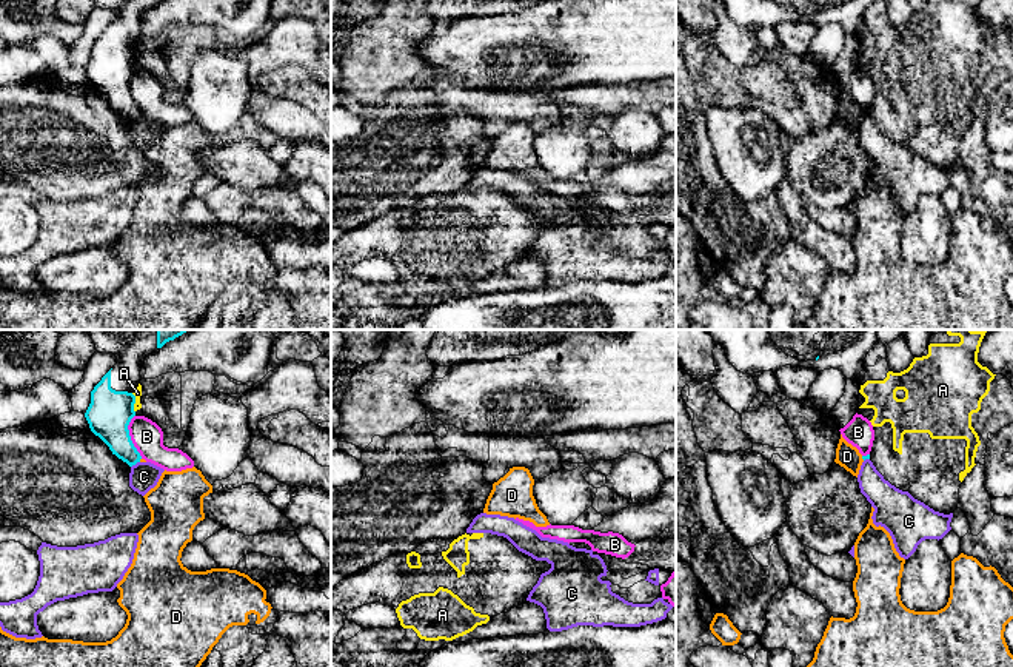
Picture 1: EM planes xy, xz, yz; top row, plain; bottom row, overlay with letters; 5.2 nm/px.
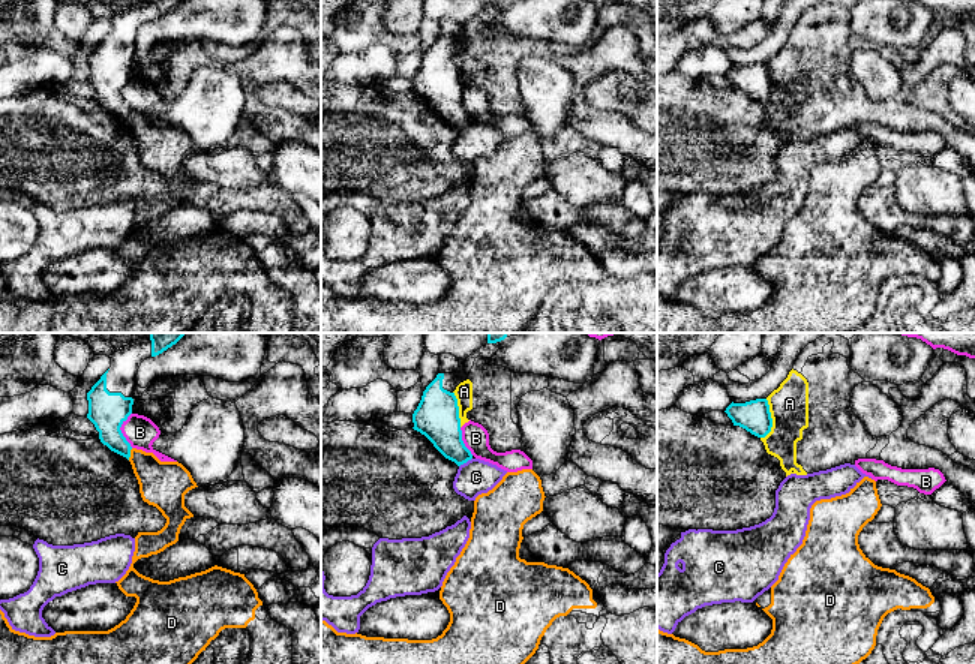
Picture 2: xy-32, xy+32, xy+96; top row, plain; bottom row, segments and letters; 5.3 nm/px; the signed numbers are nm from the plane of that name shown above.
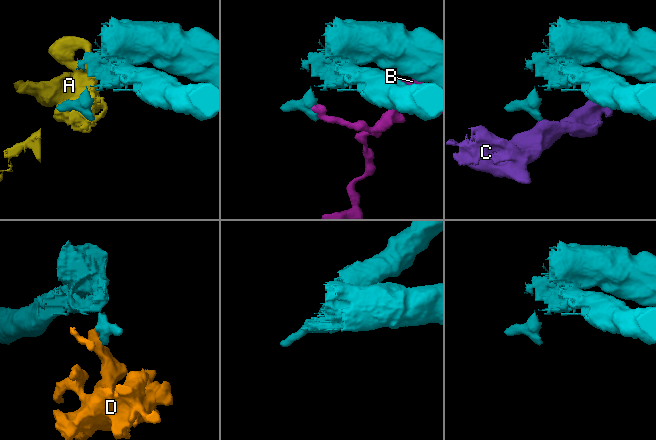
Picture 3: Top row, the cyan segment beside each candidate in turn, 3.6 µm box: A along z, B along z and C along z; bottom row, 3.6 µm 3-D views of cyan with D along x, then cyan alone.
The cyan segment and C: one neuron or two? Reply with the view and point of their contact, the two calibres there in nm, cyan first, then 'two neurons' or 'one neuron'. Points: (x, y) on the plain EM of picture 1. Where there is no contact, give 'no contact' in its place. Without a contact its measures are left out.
xy (134, 119) | 180/150 nm | two neurons

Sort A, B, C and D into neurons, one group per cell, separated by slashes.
A / B / C / D

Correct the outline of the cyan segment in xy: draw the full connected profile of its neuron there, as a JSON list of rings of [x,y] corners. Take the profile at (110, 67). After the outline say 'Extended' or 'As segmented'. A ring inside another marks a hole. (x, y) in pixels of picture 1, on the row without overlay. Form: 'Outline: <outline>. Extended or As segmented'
Outline: [[[95,0],[99,8],[112,8],[117,18],[91,46],[91,59],[85,68],[91,86],[99,91],[119,114],[129,122],[142,111],[134,102],[128,80],[135,71],[132,49],[142,32],[146,12],[163,0]]]. Extended

